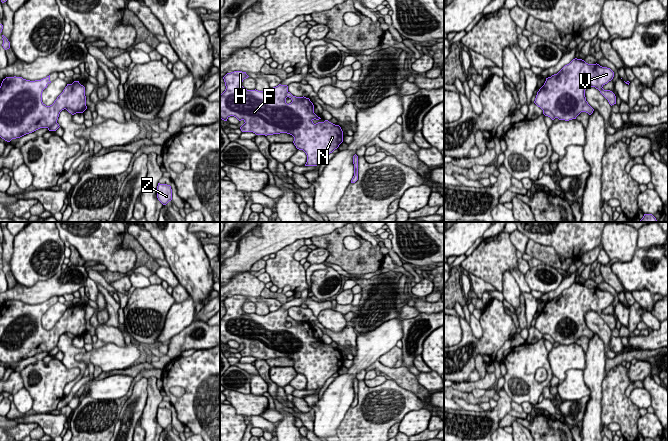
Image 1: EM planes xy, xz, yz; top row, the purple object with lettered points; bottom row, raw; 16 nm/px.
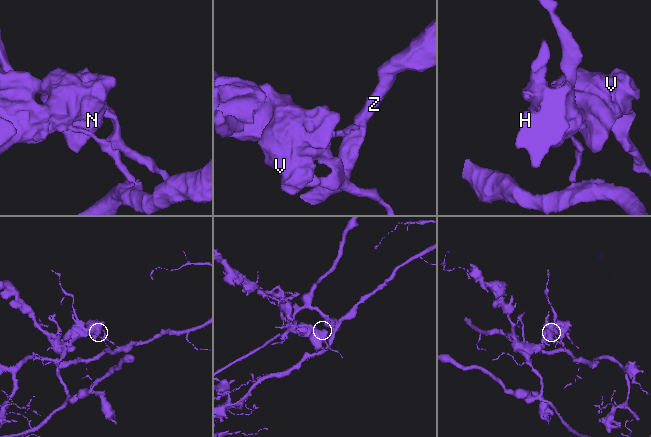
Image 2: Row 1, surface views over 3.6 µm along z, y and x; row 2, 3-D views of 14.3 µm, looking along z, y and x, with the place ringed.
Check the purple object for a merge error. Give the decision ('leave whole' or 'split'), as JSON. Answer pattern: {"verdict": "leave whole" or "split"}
{"verdict": "split"}

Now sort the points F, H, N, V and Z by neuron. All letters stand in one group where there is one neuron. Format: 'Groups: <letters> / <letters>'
Groups: F H N V / Z

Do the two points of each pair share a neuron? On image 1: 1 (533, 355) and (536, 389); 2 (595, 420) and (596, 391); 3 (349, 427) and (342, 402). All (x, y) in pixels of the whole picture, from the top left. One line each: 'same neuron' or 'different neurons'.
1: same neuron
2: same neuron
3: different neurons

